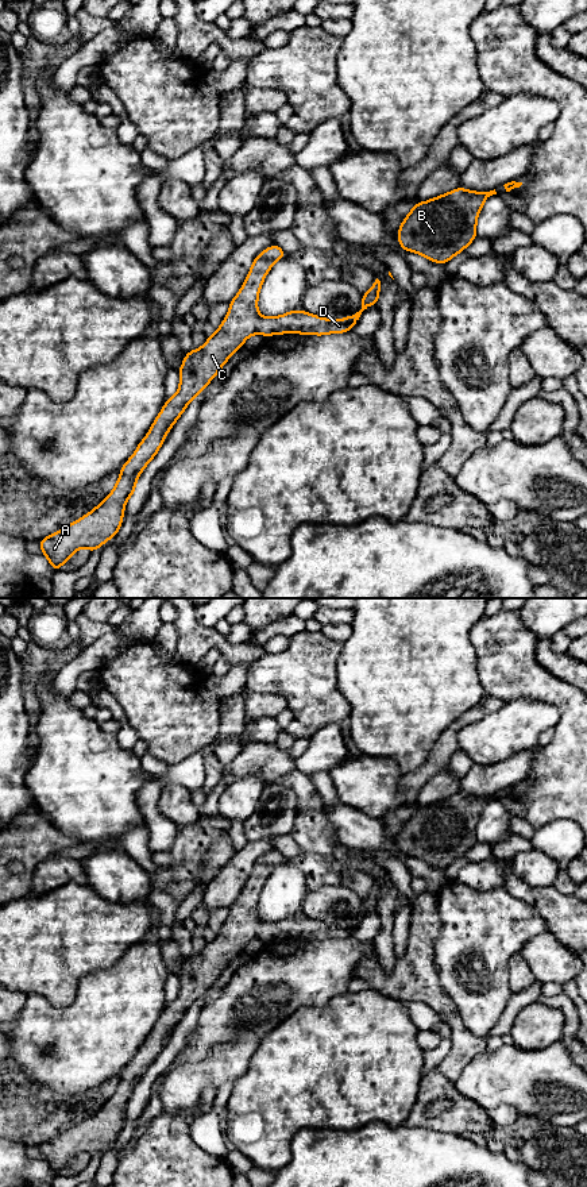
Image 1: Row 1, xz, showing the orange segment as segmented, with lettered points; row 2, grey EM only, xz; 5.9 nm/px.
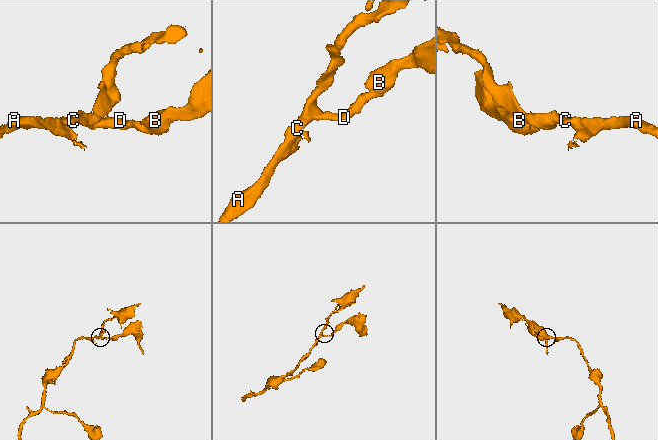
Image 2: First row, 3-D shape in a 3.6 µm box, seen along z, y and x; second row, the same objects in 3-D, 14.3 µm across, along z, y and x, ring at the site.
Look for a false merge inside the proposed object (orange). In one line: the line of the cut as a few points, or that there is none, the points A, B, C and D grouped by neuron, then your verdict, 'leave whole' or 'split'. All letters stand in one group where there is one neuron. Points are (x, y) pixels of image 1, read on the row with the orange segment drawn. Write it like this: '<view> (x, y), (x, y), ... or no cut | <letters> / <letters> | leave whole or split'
no cut | A B C D | leave whole

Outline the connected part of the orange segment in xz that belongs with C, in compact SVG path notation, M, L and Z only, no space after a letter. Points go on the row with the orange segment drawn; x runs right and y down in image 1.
M275 243L256 255L243 286L235 298L229 301L229 311L220 328L206 339L201 348L185 354L184 363L178 370L178 393L166 400L134 455L120 467L120 477L111 494L92 512L38 542L42 555L49 559L55 573L78 548L85 547L92 554L117 535L123 524L125 502L135 493L140 473L166 440L166 433L189 402L206 388L224 363L243 347L247 338L255 334L263 336L344 334L352 329L364 309L372 304L378 305L381 281L376 278L371 288L362 294L362 309L343 320L328 320L300 309L275 317L260 316L258 313L260 286L273 265L286 255L287 253Z

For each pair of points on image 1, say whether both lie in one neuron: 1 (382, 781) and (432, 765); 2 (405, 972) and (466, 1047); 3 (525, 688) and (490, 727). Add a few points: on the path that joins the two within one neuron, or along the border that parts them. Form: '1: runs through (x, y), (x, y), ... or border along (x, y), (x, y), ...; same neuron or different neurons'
1: border along (404, 775), (400, 781), (401, 804), (397, 806); different neurons
2: runs through (424, 987), (448, 1012), (458, 1028); same neuron
3: border along (505, 701), (533, 698), (548, 704); different neurons

